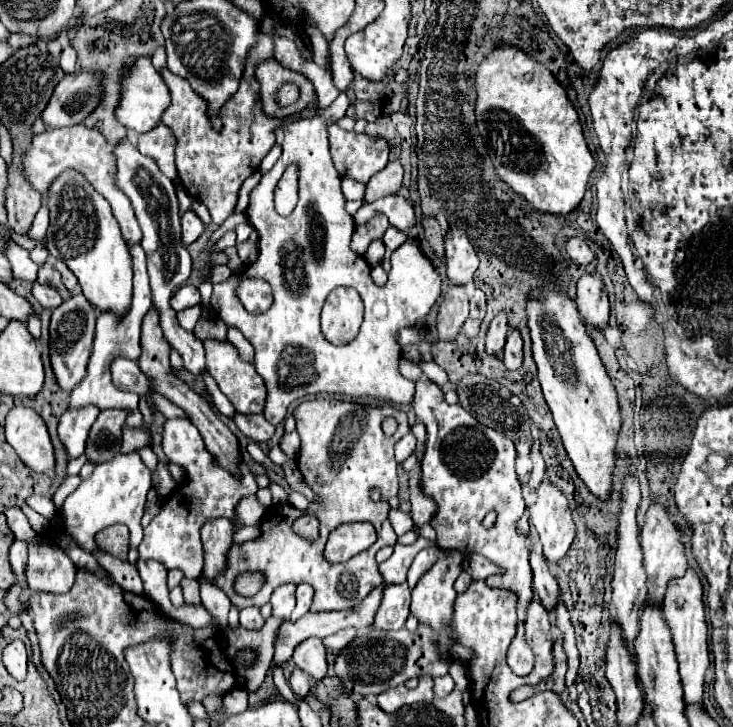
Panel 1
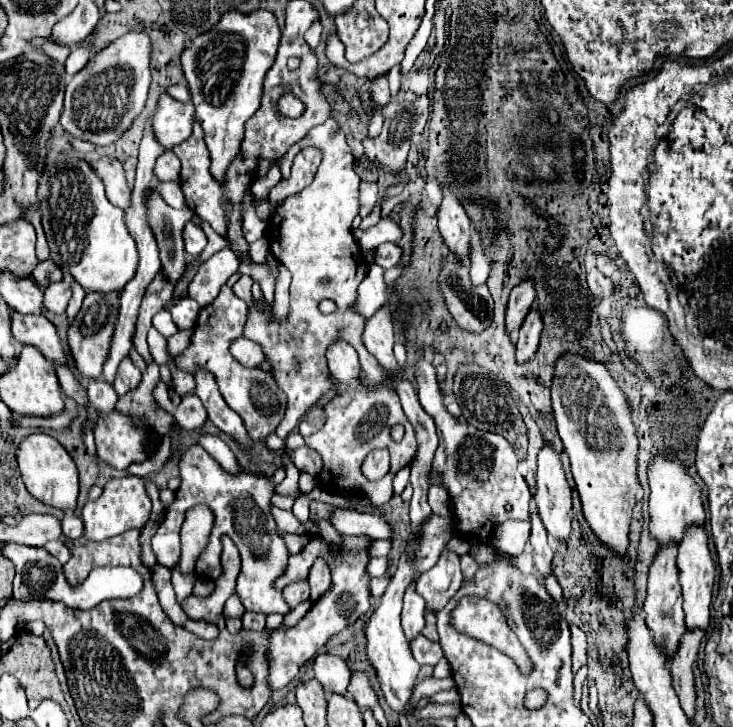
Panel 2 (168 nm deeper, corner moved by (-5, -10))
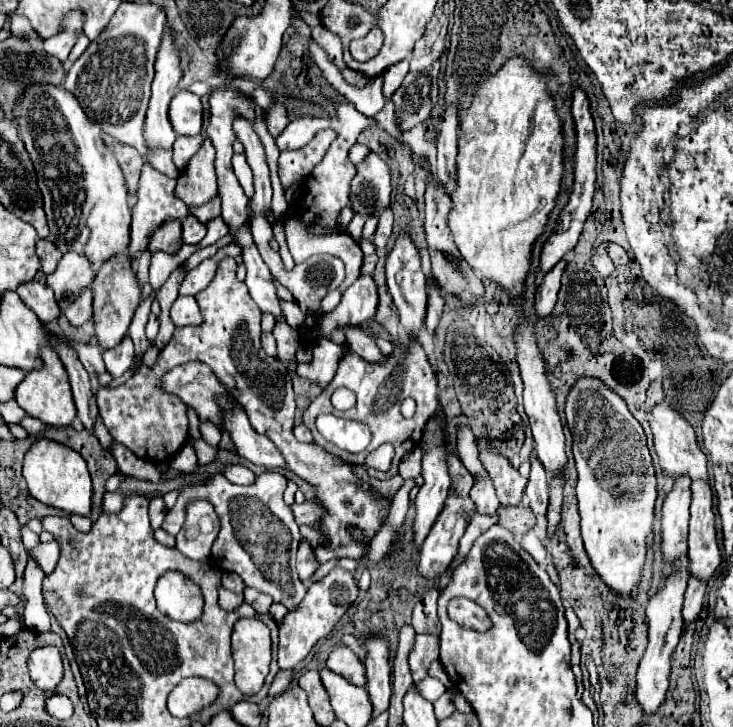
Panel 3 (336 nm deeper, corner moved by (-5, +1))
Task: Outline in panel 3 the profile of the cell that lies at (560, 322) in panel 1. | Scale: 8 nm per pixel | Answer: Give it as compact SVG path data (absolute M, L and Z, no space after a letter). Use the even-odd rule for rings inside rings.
M590 378L578 380L570 390L566 418L574 436L574 460L578 470L576 494L586 554L600 580L612 592L622 598L632 598L650 548L648 534L654 526L654 502L658 496L644 430L620 396Z

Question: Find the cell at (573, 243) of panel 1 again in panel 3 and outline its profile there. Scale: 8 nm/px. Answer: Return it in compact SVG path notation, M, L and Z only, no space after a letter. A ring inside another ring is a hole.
M610 244L608 250L610 250L610 258L614 260L616 266L622 266L622 264L628 262L628 254L626 254L626 250L624 250L622 246L618 246L618 244Z

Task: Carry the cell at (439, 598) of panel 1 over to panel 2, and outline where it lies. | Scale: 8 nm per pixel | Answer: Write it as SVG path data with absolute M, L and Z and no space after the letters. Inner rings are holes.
M442 551L442 559L426 573L420 575L416 591L424 597L428 611L440 611L456 595L462 585L460 557L452 551Z

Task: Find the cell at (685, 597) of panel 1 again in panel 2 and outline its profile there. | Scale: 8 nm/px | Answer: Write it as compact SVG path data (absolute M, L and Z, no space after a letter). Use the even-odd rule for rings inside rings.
M700 527L698 531L690 531L690 535L686 535L686 543L678 547L676 565L678 565L678 579L680 579L682 597L684 597L686 629L688 631L700 629L706 633L710 627L710 599L712 599L712 587L716 579L716 565L708 549L708 537L704 527Z

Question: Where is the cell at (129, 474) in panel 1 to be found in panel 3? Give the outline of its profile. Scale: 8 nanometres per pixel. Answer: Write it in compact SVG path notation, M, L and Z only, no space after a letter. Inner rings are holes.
M108 492L104 496L104 512L116 512L124 504L124 496L118 492Z

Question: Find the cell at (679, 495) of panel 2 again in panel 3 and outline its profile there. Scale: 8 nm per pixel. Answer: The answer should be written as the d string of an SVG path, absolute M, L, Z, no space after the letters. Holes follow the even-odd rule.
M656 404L648 412L648 422L654 434L654 450L658 454L660 466L670 474L670 476L680 476L688 474L692 480L708 480L708 470L706 470L706 454L698 446L698 438L694 428L690 426L688 420L684 420L670 404Z

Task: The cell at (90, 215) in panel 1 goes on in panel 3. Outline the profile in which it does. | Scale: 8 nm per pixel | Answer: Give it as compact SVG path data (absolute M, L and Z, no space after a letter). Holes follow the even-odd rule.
M34 82L18 94L12 116L32 158L48 216L48 238L56 248L62 254L74 248L90 262L104 262L124 252L130 242L132 216L126 178L114 152L104 144L100 126L88 120L76 96L62 86Z

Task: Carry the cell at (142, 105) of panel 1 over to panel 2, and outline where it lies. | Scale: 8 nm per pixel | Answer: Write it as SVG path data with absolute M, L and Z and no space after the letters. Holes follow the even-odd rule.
M162 93L152 115L154 137L162 147L174 147L190 137L192 131L194 105L172 99L168 93Z

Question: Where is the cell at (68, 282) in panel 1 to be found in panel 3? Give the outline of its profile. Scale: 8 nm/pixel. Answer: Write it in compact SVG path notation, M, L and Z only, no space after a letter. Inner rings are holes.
M86 290L74 304L70 304L70 308L66 308L66 318L72 326L82 326L84 322L92 320L92 292Z

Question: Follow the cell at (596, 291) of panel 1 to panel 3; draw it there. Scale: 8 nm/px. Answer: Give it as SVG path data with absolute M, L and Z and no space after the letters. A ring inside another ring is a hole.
M602 242L602 244L596 248L596 252L594 252L594 256L592 256L592 262L594 262L596 270L598 270L602 276L610 276L610 274L612 274L614 264L612 264L612 260L610 260L610 256L608 256L608 242Z

